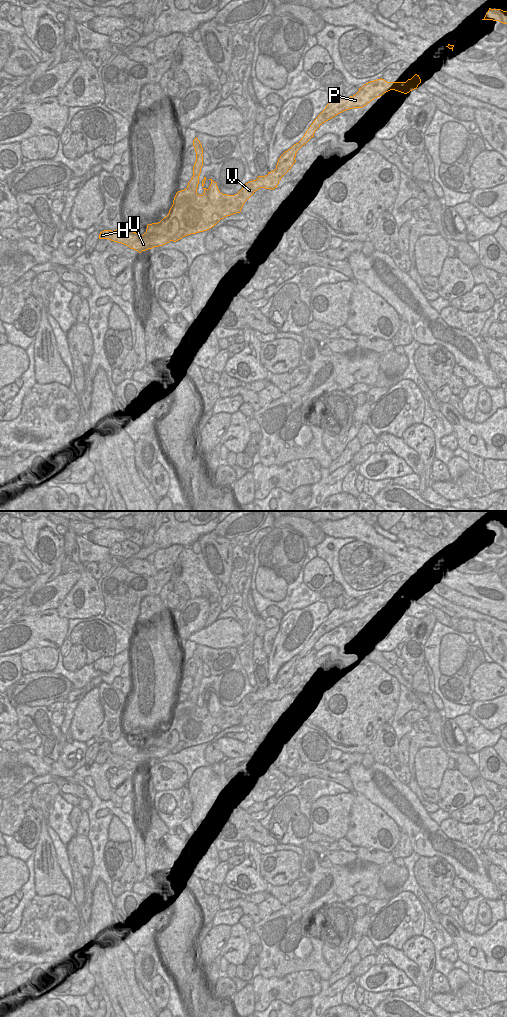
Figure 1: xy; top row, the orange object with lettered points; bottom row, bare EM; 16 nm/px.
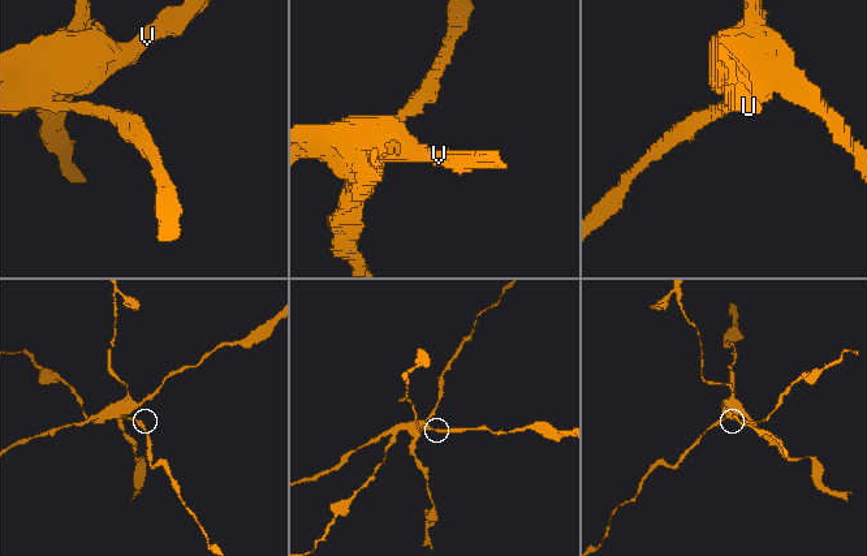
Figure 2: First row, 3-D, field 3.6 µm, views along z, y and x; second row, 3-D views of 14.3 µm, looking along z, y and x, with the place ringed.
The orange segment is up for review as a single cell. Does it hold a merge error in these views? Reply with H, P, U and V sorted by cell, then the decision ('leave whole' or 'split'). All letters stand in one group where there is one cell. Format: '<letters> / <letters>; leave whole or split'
H P V / U; split

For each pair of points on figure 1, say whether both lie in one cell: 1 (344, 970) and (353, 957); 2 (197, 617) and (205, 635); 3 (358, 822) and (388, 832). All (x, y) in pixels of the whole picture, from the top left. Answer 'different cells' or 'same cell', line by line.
1: same cell
2: different cells
3: same cell

